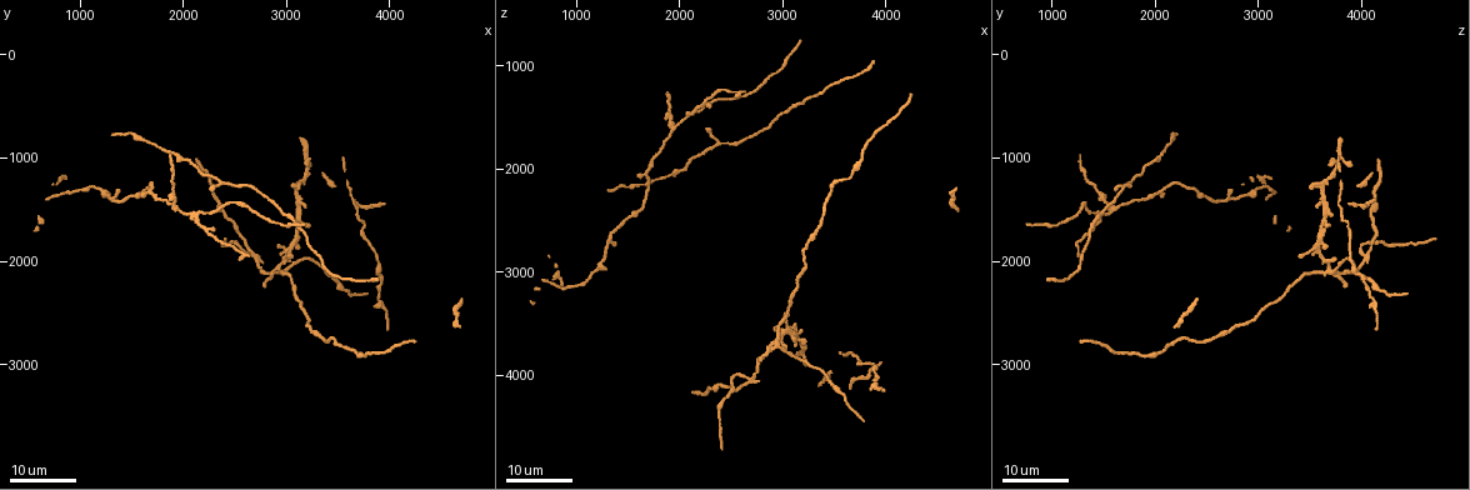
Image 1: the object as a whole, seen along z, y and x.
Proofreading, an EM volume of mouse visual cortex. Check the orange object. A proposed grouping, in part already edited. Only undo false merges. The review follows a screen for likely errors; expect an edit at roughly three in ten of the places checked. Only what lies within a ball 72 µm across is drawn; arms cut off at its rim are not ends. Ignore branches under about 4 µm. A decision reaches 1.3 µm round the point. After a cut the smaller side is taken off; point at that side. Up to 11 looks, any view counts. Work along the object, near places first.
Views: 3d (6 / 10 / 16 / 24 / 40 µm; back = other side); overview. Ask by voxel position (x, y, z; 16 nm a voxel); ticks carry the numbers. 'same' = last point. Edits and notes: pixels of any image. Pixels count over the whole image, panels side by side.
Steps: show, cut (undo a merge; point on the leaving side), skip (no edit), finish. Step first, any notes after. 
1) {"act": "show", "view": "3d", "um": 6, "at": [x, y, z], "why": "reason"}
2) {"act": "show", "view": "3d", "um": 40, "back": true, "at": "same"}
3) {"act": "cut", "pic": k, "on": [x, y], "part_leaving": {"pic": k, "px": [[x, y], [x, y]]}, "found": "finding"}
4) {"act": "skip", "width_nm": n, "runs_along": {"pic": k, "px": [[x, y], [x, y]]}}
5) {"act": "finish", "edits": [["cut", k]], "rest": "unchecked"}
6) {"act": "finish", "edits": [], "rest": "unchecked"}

{"act": "show", "view": "3d", "um": 16, "at": [3160, 1200, 3660], "why": "thick turns thin"}

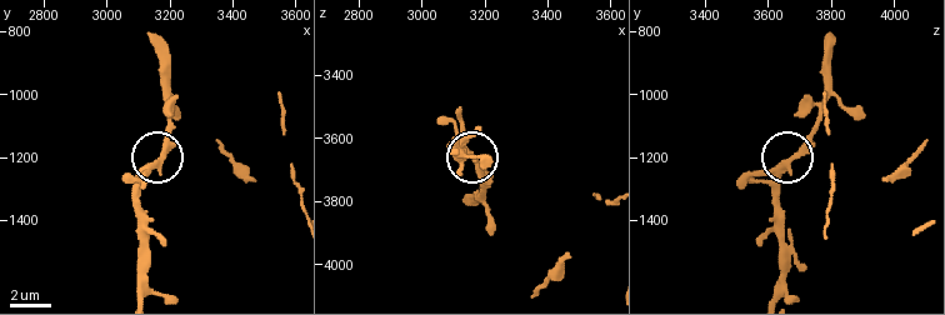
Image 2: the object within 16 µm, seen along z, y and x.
{"act": "show", "view": "3d", "um": 10, "at": [3170, 1200, 3670], "why": "zoom in"}

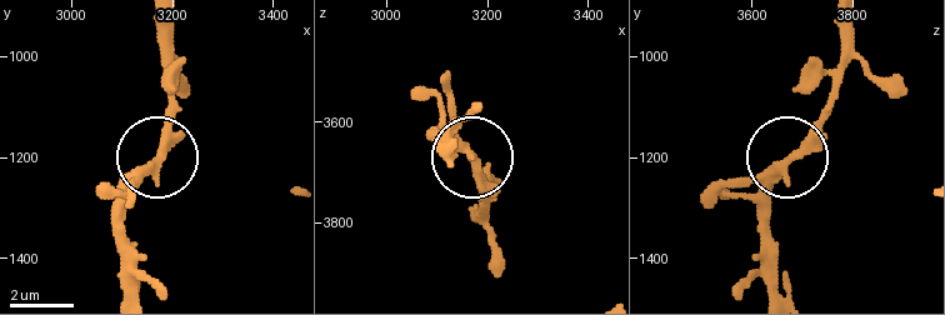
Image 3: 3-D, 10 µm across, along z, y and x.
{"act": "show", "view": "3d", "um": 6, "at": [3170, 1205, 3670], "why": "zoom in"}

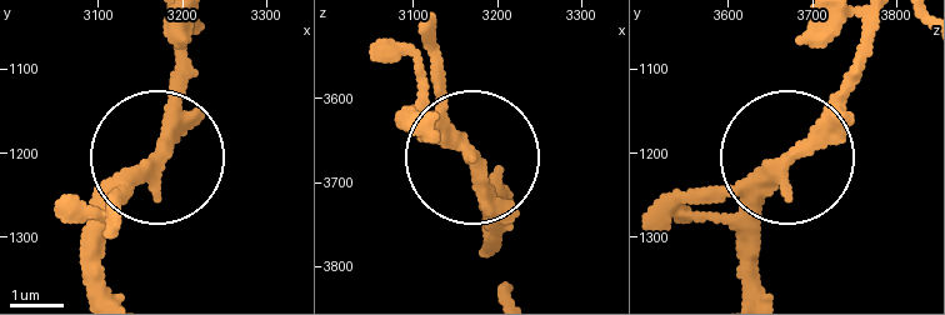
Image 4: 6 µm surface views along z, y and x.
{"act": "skip", "width_nm": 300, "runs_along": {"pic": 4, "px": [[755, 285], [751, 191], [863, 61]]}, "found": "one neuron here"}

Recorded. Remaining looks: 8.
{"act": "show", "view": "3d", "um": 16, "at": [2900, 2040, 3660], "why": "four-way junction"}

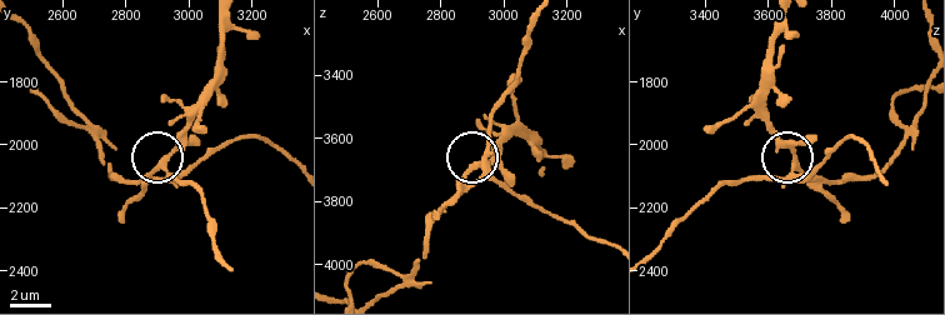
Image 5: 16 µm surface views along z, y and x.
{"act": "show", "view": "3d", "um": 10, "at": [2900, 2060, 3690], "why": "closer look"}

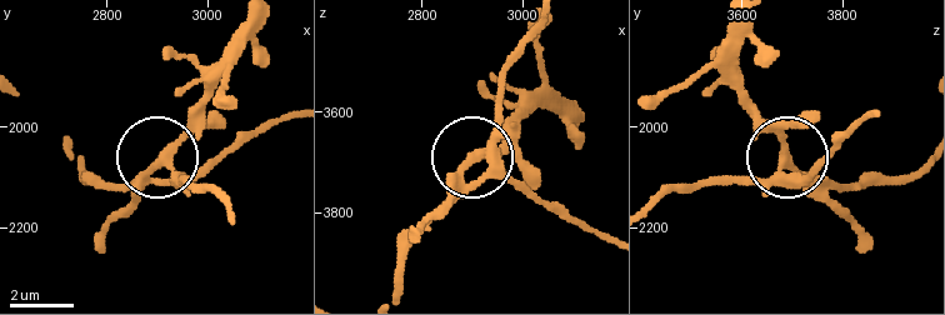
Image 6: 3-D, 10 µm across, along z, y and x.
{"act": "skip", "side_arm_um": 29, "runs_along": {"pic": 6, "px": [[230, 220], [164, 158], [211, 96]]}, "found": "all the same neuron"}

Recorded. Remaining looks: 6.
{"act": "show", "view": "3d", "um": 24, "at": [2680, 1920, 4020], "why": "two arms in line, one across"}

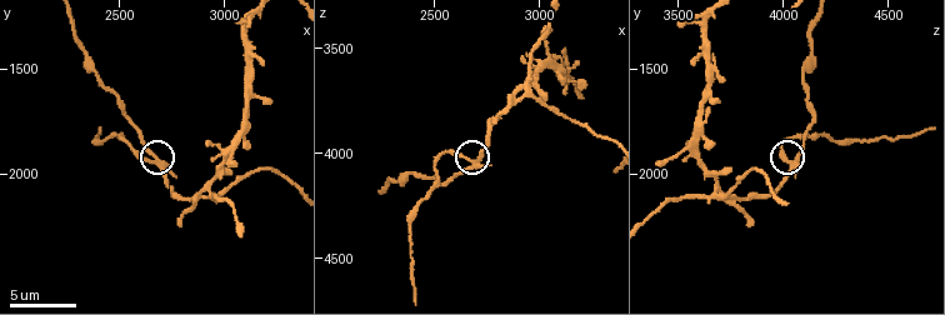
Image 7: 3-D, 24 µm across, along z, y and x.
{"act": "show", "view": "3d", "um": 10, "at": [2660, 1950, 4030], "why": "zoom in"}

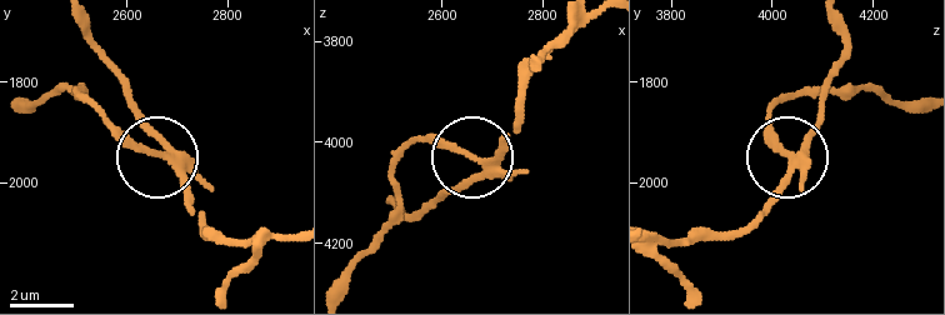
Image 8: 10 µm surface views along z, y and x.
{"act": "cut", "pic": 8, "on": [148, 126], "found": "a second neuron is stuck on"}

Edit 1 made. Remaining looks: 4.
{"act": "show", "view": "3d", "um": 24, "at": [2380, 1260, 1760], "why": "three-way junction"}

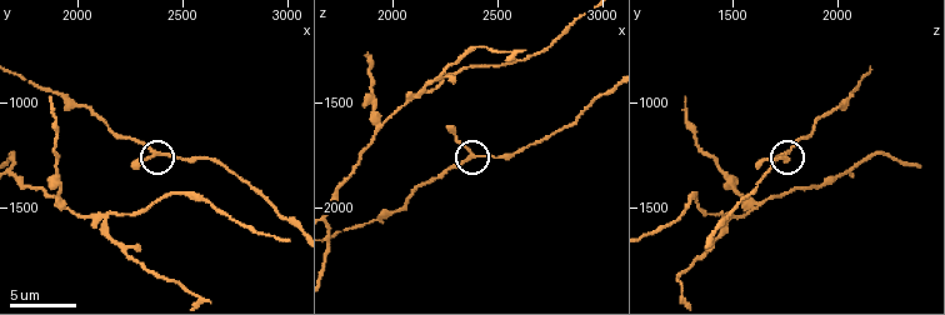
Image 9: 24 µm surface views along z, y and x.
{"act": "show", "view": "3d", "um": 6, "at": [2380, 1250, 1760]}

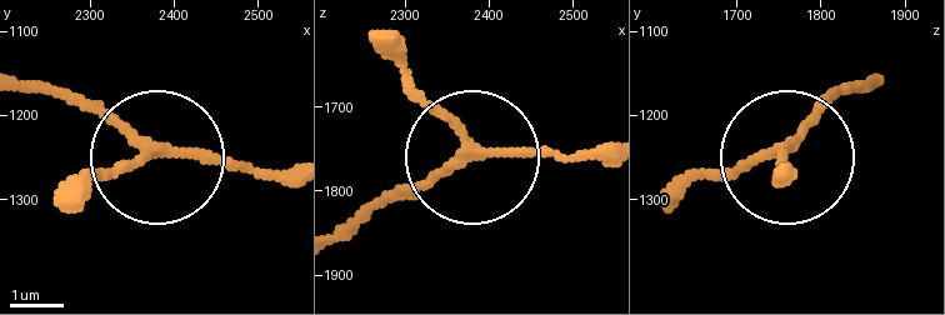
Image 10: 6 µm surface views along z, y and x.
{"act": "show", "view": "3d", "um": 6, "back": true, "at": [2365, 1240, 1750]}

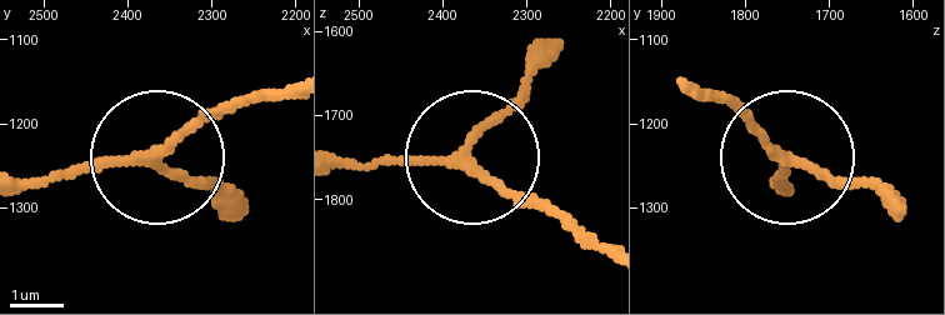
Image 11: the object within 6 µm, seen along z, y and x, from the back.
{"act": "skip", "runs_along": {"pic": 11, "px": [[29, 175], [163, 158], [253, 95]]}, "found": "continuous, no second neuron"}

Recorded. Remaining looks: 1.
{"act": "show", "view": "3d", "um": 16, "at": [1930, 1480, 1630], "why": "three arms meet"}

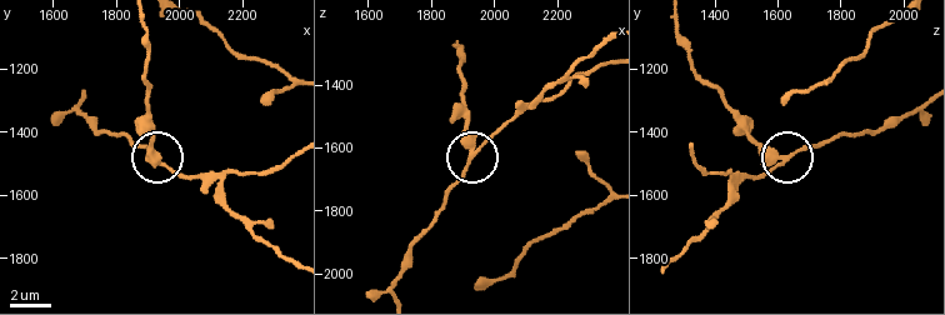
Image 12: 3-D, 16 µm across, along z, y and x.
{"act": "cut", "pic": 12, "on": [466, 128], "width_nm": 290, "part_leaving": {"pic": 12, "px": [[470, 153], [465, 84], [455, 44]]}, "found": "two neurons meet here"}

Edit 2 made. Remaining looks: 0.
{"act": "finish", "edits": [["cut", 8], ["cut", 12]], "rest": "unchecked"}

